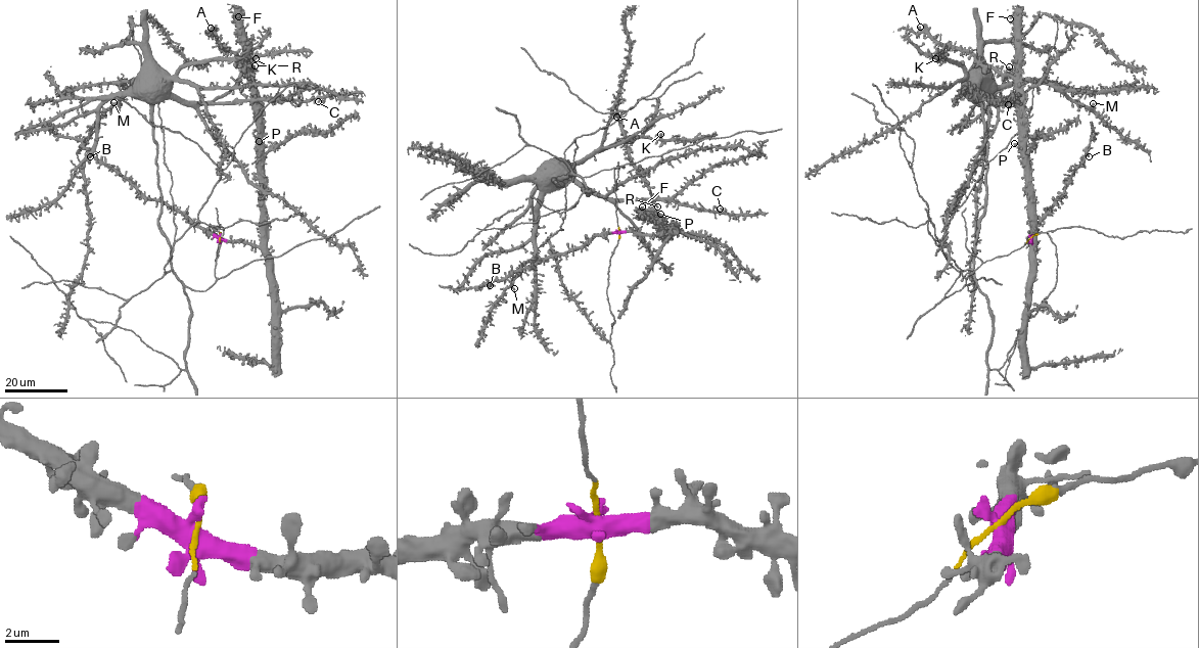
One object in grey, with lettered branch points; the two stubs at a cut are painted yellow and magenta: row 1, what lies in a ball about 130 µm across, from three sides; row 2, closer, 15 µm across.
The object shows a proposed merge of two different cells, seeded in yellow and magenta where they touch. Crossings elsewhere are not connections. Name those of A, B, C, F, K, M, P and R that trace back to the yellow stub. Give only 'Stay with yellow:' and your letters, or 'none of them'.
Stay with yellow: C, K, M

